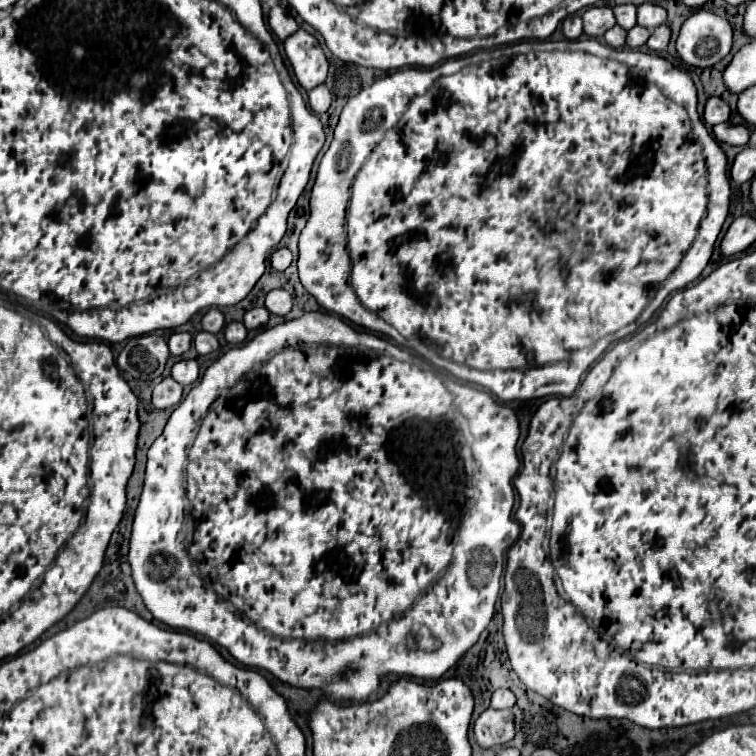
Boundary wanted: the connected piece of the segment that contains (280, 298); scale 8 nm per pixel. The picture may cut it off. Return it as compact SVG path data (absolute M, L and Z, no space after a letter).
M272 290L266 294L266 308L272 314L286 316L292 310L292 296L286 290Z

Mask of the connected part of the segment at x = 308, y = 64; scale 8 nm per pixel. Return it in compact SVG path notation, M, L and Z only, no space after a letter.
M302 28L296 30L284 40L284 50L302 88L312 90L326 80L328 60L312 34Z

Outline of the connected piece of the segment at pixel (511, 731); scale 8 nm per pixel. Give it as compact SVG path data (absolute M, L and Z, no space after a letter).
M486 708L474 722L474 738L482 748L498 748L516 734L512 710Z

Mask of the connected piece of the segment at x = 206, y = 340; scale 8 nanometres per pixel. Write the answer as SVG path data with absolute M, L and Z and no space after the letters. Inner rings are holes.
M198 332L196 338L194 338L194 348L196 348L198 354L204 356L204 354L210 354L210 352L214 352L218 348L218 340L210 332Z

